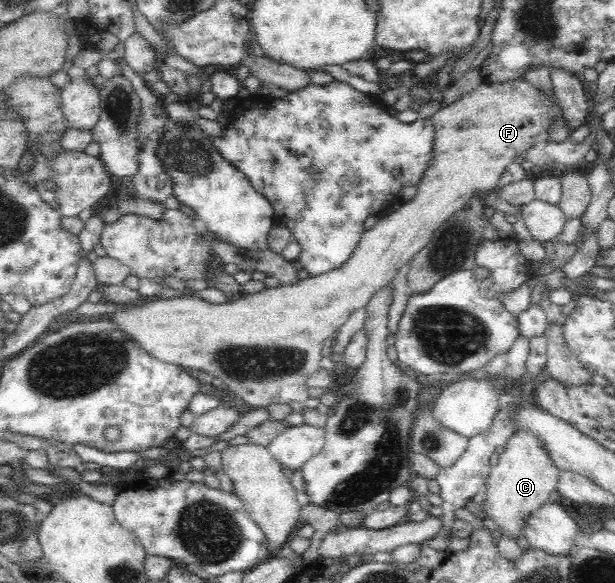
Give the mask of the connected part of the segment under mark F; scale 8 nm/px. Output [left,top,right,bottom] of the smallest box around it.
[46,78,574,408]

